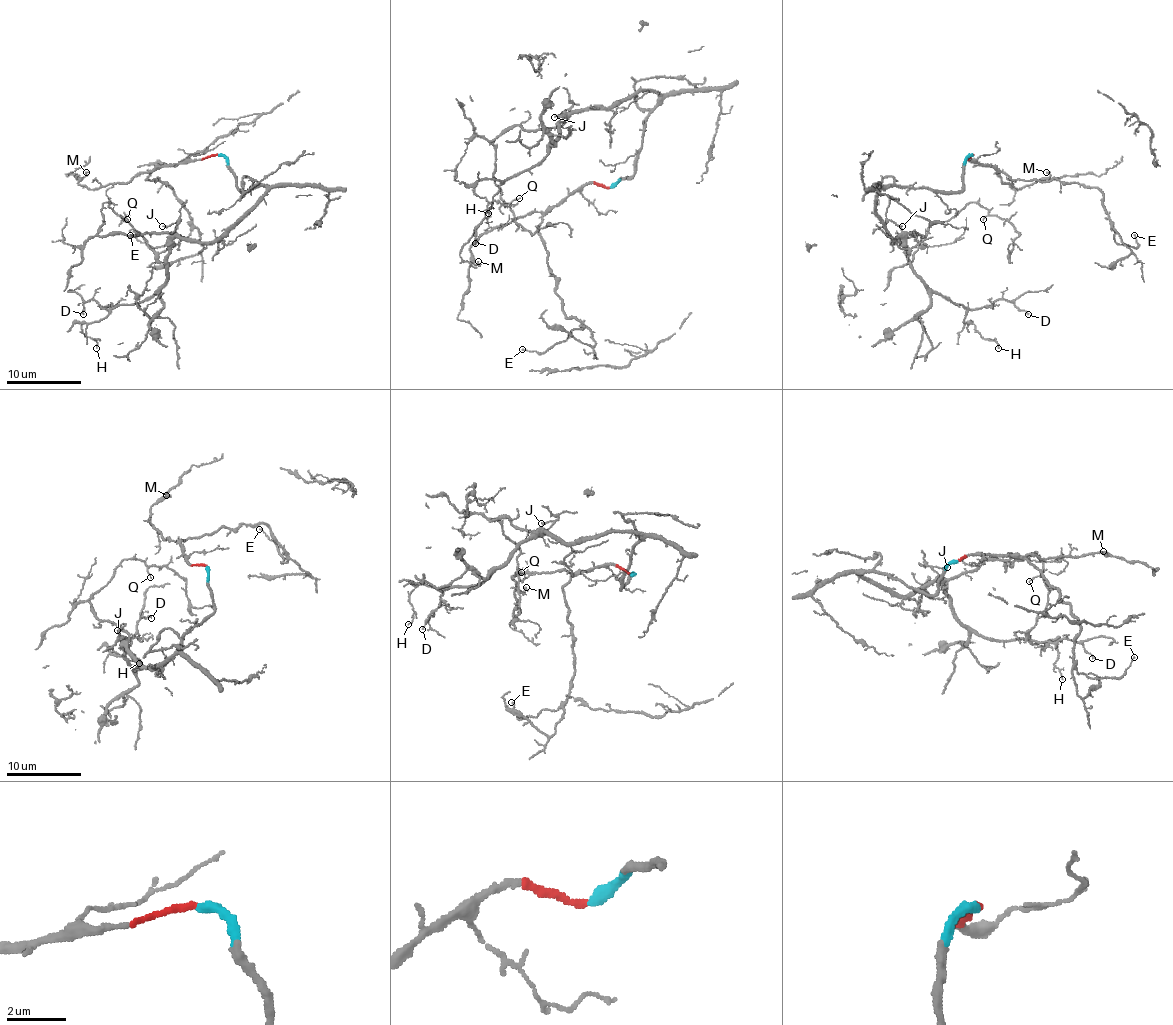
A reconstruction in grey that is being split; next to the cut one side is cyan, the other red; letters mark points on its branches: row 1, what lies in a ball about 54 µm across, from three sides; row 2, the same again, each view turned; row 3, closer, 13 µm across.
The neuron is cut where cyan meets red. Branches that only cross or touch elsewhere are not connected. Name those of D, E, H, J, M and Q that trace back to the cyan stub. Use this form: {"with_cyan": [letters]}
{"with_cyan": ["D", "H", "J", "Q"]}

